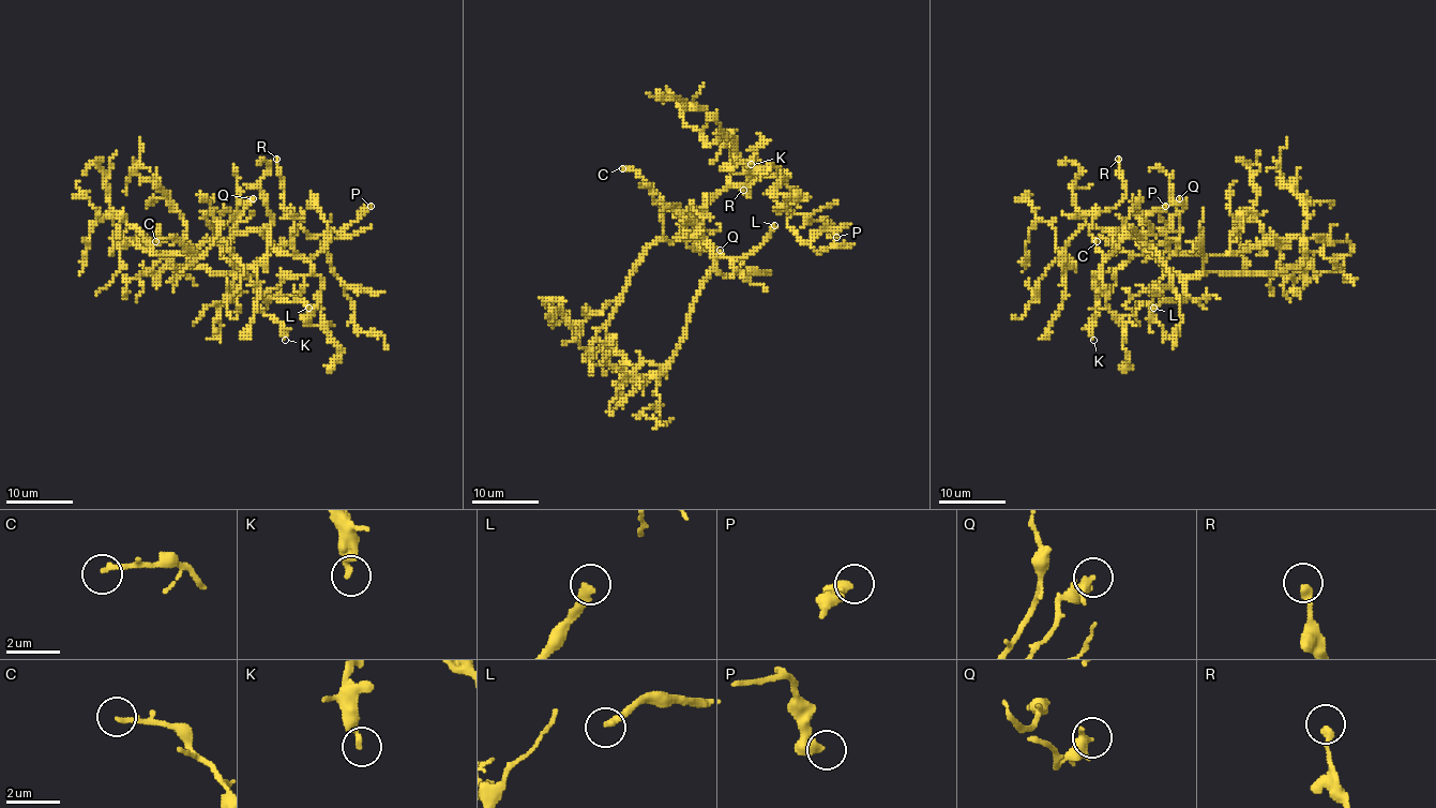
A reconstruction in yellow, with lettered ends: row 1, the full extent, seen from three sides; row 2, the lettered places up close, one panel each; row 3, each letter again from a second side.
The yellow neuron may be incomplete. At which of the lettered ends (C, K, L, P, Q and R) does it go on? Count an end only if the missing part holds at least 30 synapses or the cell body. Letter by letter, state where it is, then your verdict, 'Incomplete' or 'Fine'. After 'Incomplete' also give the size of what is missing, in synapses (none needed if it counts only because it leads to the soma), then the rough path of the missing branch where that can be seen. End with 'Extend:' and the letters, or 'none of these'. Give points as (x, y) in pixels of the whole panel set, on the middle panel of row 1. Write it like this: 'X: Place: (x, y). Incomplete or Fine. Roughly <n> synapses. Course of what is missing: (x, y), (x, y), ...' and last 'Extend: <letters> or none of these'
C: Place: (622, 168). Fine
K: Place: (751, 164). Fine
L: Place: (774, 225). Incomplete
P: Place: (836, 237). Fine
Q: Place: (720, 250). Fine
R: Place: (743, 190). Fine
Extend: L

